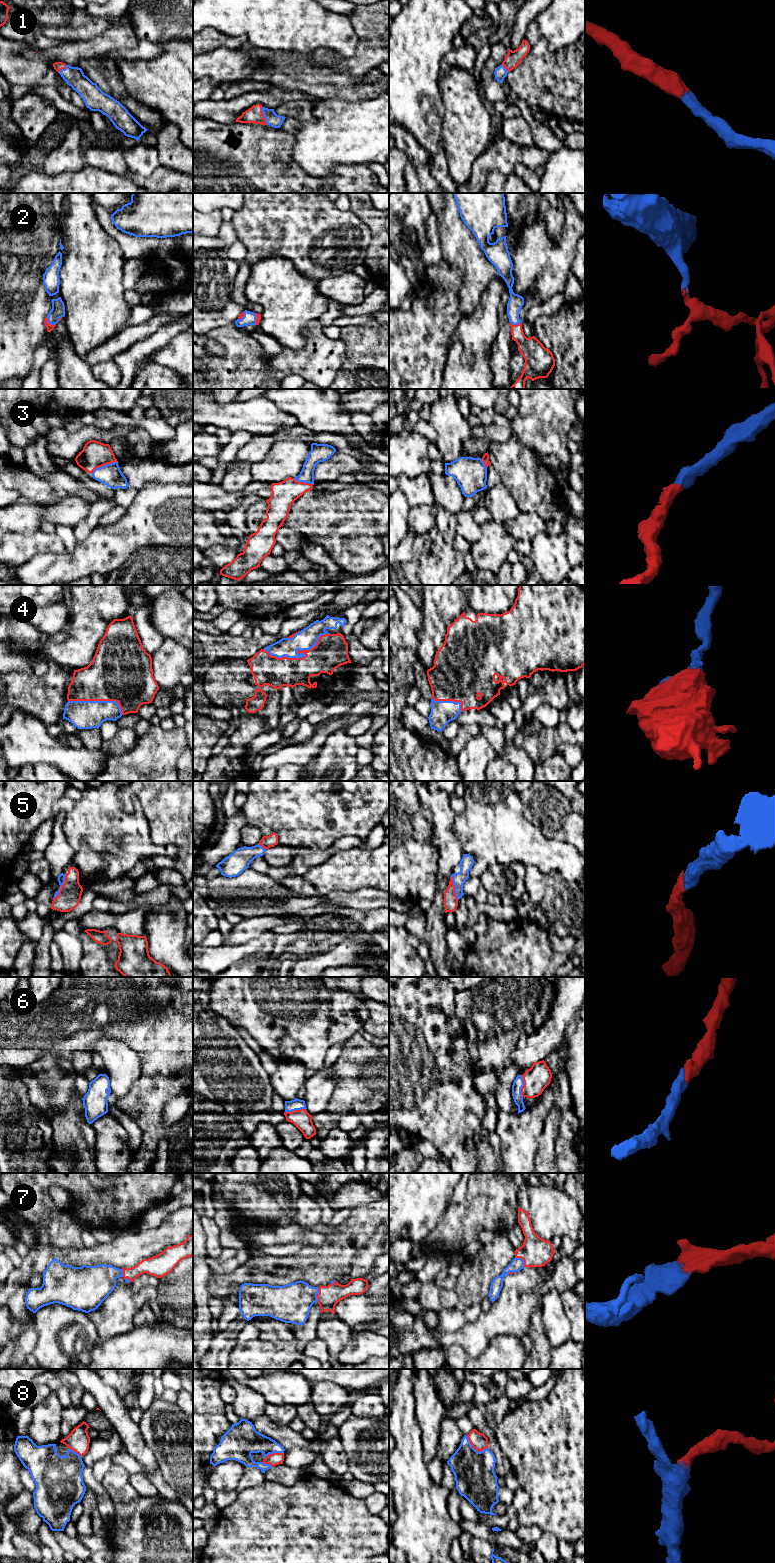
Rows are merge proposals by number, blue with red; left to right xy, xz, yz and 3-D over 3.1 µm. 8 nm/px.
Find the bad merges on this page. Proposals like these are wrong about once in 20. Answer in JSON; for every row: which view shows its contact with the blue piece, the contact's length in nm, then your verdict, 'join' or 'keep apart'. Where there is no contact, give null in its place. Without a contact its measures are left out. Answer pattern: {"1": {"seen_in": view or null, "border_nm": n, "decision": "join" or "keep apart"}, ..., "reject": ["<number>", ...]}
{"1": {"seen_in": "xz", "border_nm": 160, "decision": "join"}, "2": {"seen_in": "xy", "border_nm": 100, "decision": "join"}, "3": {"seen_in": "xy", "border_nm": 240, "decision": "join"}, "4": {"seen_in": "xz", "border_nm": 550, "decision": "join"}, "5": {"seen_in": "xy", "border_nm": 220, "decision": "join"}, "6": {"seen_in": "yz", "border_nm": 180, "decision": "join"}, "7": {"seen_in": "xz", "border_nm": 120, "decision": "join"}, "8": {"seen_in": "yz", "border_nm": 200, "decision": "join"}, "reject": []}

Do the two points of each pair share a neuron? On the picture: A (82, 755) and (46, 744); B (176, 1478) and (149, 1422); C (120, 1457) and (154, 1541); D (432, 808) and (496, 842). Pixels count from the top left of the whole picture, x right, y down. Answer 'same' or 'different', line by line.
A: same
B: same
C: different
D: different

